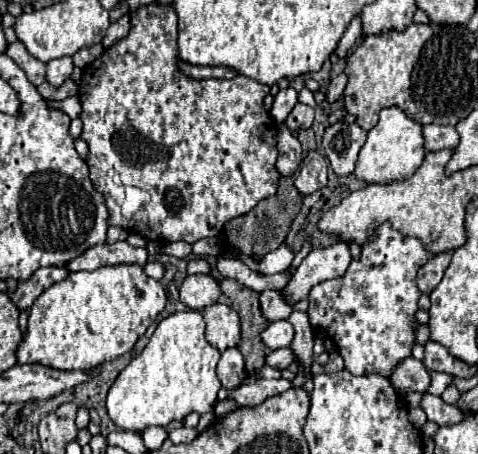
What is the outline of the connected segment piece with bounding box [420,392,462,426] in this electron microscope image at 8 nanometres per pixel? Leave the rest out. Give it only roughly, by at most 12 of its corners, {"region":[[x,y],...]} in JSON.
{"region":[[422,394],[420,408],[436,424],[462,420],[462,410],[440,396]]}

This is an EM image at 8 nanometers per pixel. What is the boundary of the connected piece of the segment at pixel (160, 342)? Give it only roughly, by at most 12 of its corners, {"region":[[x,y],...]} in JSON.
{"region":[[202,314],[158,324],[108,390],[108,416],[142,432],[214,424],[220,352]]}

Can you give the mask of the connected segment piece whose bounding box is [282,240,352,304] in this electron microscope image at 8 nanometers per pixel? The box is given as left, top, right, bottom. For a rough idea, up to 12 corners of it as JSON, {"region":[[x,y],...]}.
{"region":[[342,240],[312,250],[282,290],[292,304],[340,278],[352,254]]}

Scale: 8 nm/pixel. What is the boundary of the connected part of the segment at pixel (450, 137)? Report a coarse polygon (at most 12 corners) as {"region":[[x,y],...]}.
{"region":[[424,126],[426,150],[456,148],[454,126]]}

